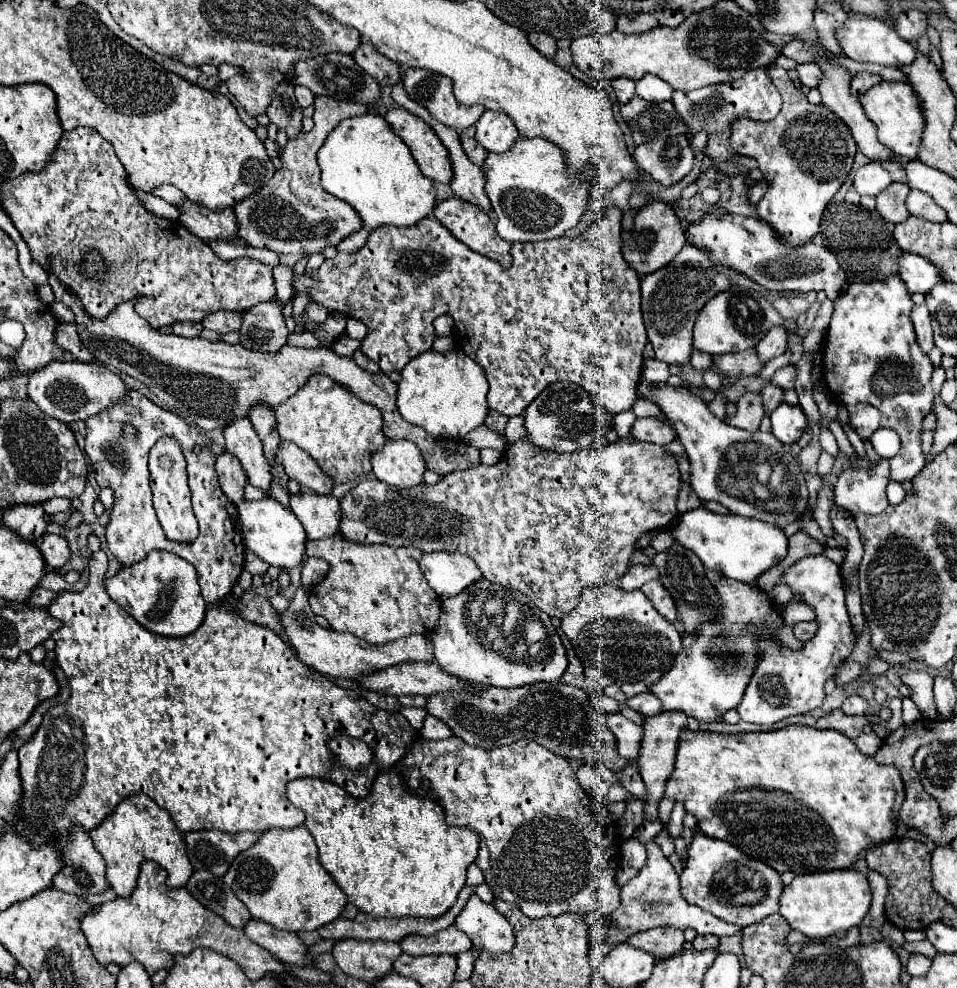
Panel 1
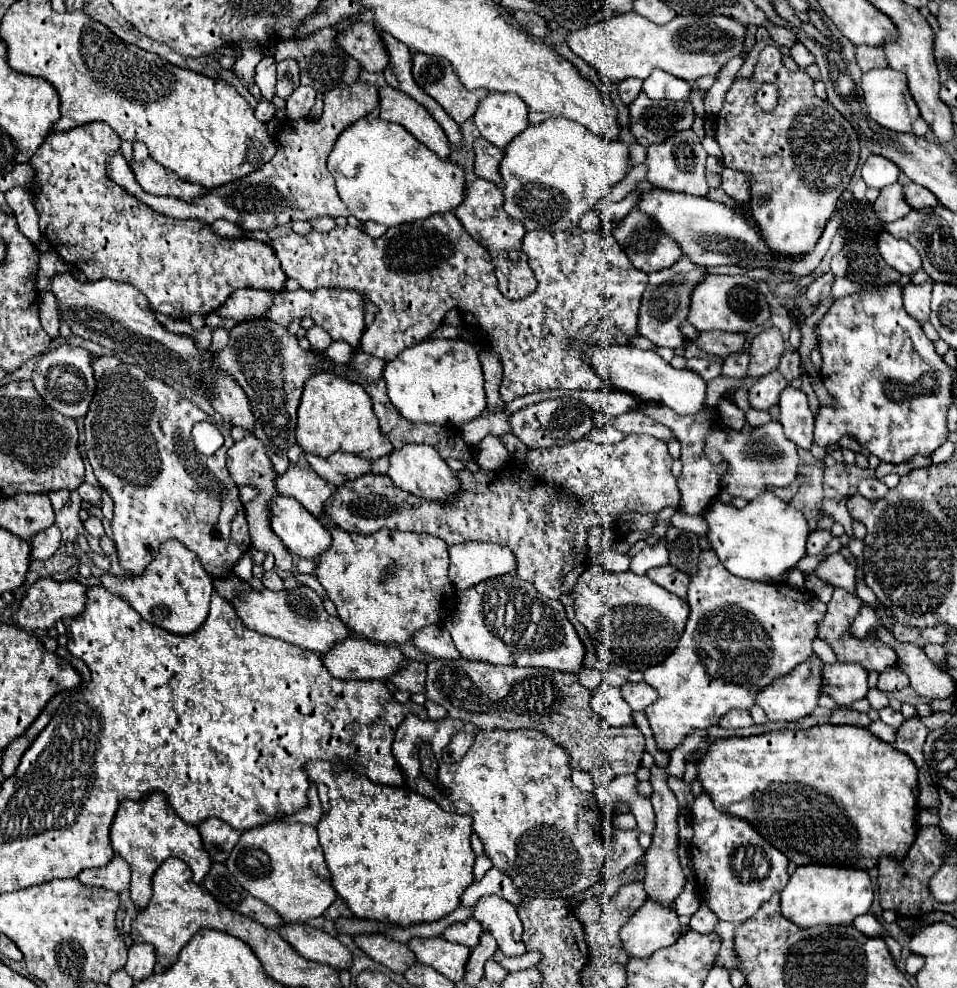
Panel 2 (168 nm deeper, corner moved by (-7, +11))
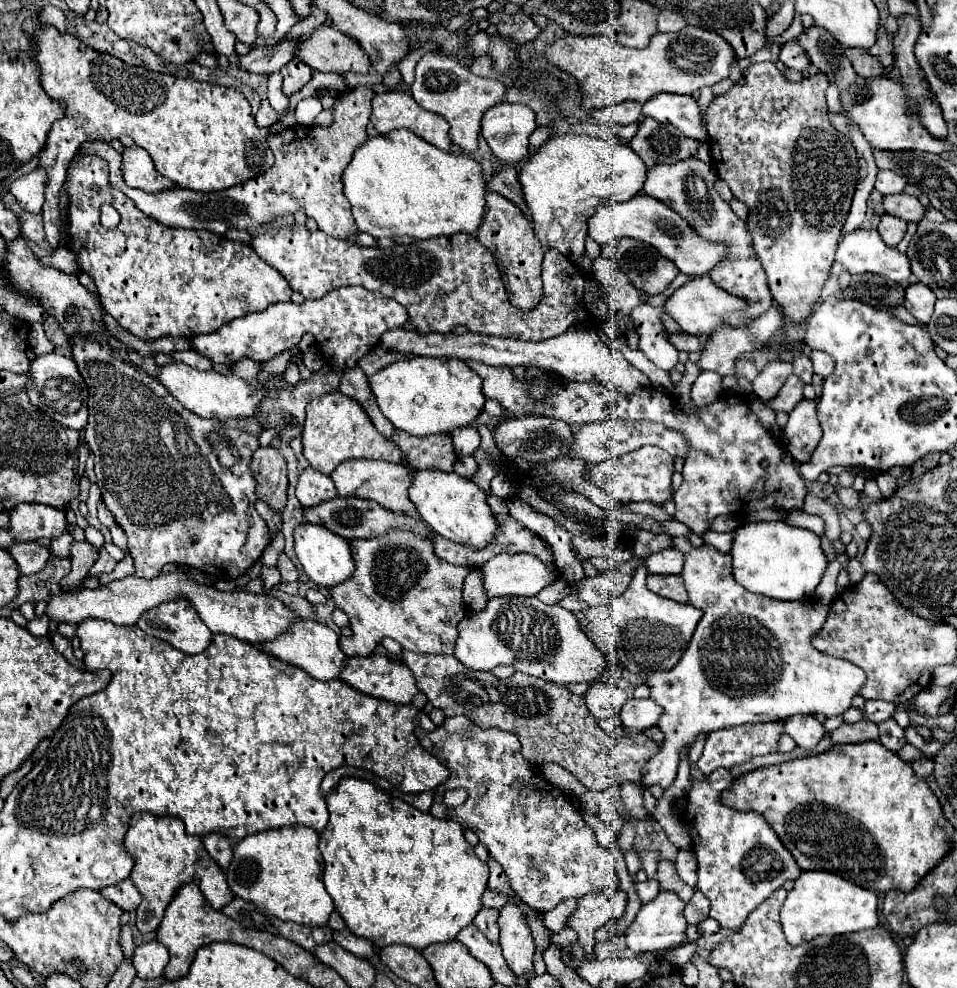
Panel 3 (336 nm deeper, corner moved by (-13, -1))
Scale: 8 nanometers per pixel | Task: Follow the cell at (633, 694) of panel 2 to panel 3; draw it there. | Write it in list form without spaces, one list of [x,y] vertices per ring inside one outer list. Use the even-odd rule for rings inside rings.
[[[630,699],[624,703],[620,711],[622,729],[628,735],[638,735],[644,729],[656,725],[660,715],[662,715],[662,709],[652,699]]]

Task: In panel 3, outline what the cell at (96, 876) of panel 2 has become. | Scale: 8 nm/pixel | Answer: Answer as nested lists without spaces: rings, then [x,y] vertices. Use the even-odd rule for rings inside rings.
[[[124,879],[118,885],[106,887],[100,891],[106,899],[110,899],[114,905],[118,905],[122,911],[134,911],[140,905],[140,893],[134,887],[132,879]]]

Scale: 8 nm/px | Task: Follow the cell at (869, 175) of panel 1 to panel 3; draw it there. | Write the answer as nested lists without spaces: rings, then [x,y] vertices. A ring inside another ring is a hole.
[[[880,171],[878,177],[876,177],[876,189],[882,193],[882,195],[892,195],[892,193],[900,193],[904,191],[904,177],[894,173],[894,171]]]

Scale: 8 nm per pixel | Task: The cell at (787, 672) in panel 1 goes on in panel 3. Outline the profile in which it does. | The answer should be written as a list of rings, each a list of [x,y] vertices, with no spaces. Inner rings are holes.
[[[796,715],[784,721],[786,733],[796,741],[798,747],[802,749],[814,749],[820,739],[824,737],[824,727],[820,721],[814,719],[814,715]]]

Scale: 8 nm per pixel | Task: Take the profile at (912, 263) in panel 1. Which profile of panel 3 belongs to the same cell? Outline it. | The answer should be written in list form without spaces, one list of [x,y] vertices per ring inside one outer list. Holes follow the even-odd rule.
[[[856,229],[842,237],[836,261],[846,267],[850,275],[858,273],[878,273],[896,283],[912,275],[908,257],[898,253],[898,249],[886,247],[876,229]]]

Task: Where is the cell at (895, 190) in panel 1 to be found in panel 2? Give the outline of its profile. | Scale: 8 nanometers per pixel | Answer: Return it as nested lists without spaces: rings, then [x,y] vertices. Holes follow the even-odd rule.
[[[896,181],[890,187],[884,187],[880,191],[878,199],[874,201],[874,211],[884,223],[890,223],[890,221],[906,217],[912,211],[912,207],[906,205],[904,185],[900,181]]]

